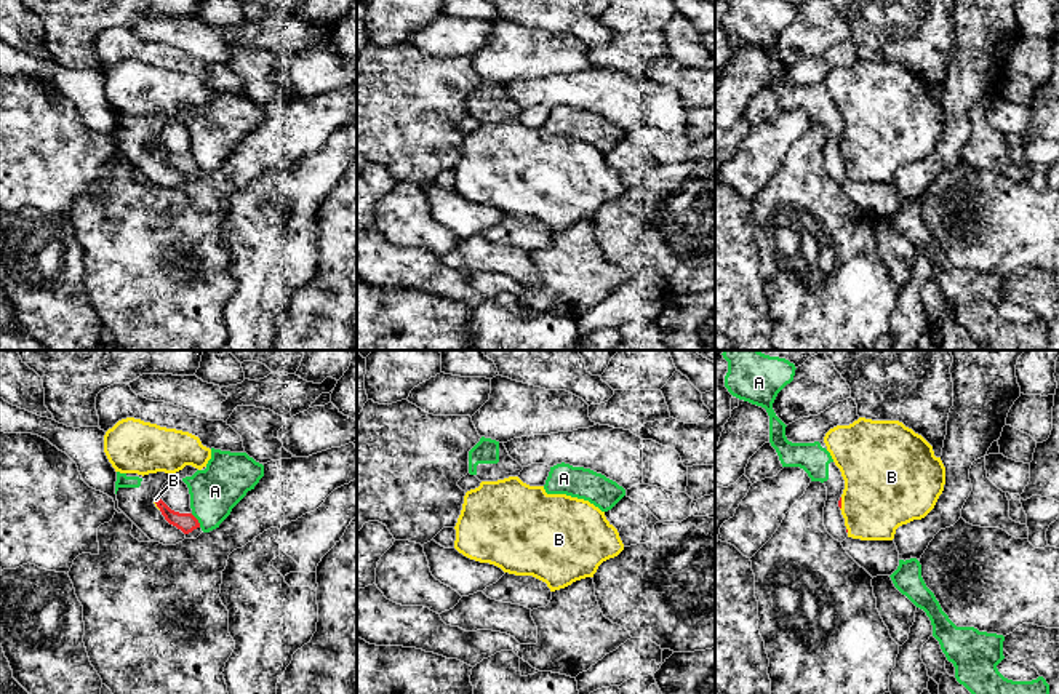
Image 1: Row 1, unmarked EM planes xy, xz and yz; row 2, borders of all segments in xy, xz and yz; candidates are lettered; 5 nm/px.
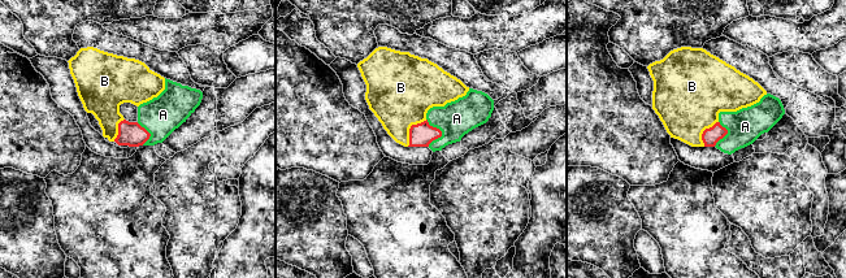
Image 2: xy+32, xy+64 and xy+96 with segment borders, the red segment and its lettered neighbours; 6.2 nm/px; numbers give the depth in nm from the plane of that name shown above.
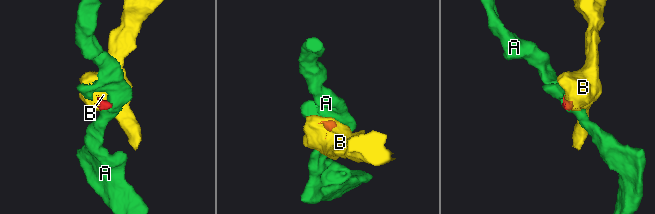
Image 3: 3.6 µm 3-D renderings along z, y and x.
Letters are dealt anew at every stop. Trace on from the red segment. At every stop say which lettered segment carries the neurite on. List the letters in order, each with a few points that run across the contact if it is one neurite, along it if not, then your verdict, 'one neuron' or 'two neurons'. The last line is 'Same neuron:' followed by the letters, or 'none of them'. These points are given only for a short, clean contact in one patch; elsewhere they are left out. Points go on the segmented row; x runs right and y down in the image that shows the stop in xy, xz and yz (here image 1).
A: line xy (191, 514), (200, 526); two neurons
B: one neuron
Same neuron: B

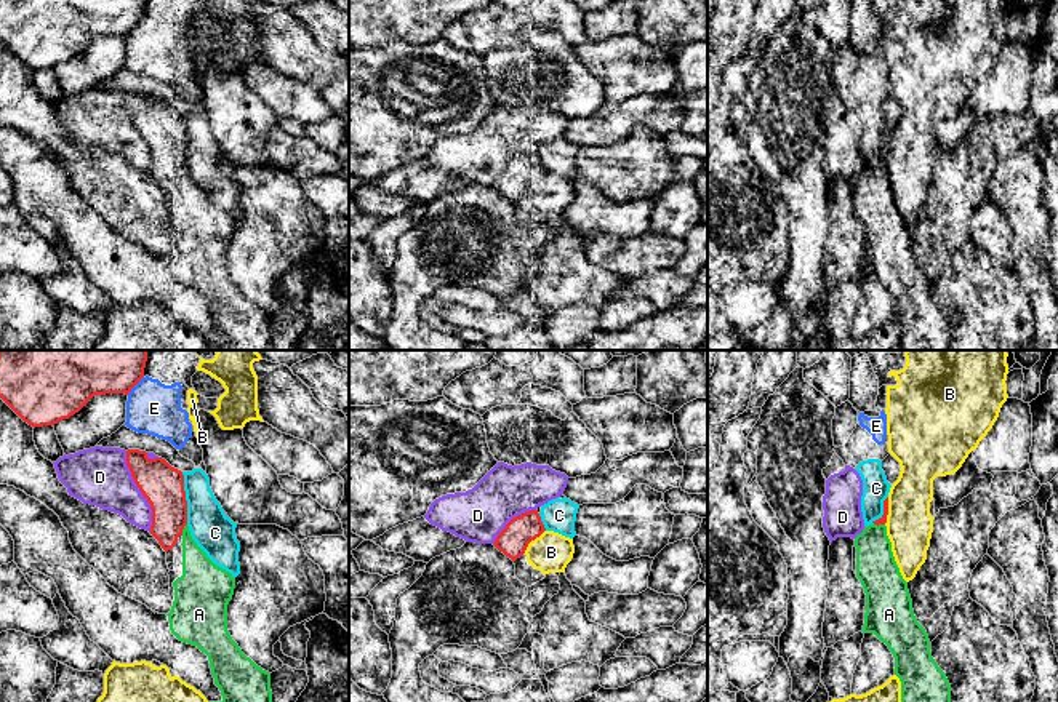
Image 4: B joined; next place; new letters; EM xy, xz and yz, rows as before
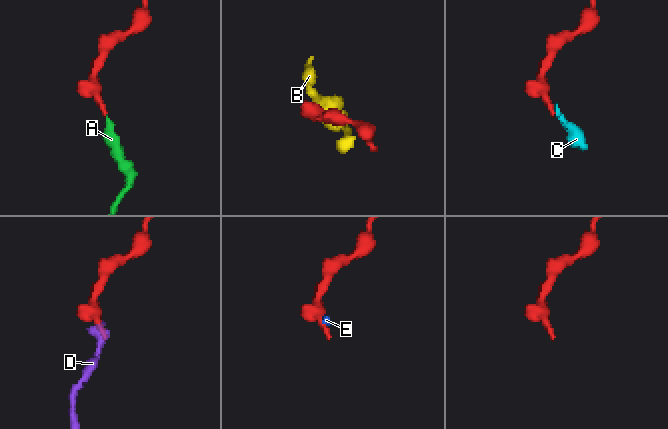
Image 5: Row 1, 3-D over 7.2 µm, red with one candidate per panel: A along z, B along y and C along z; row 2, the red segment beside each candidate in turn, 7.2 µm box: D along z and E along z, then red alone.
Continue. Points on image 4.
A: one neuron
B: two neurons
C: two neurons
D: two neurons
E: two neurons
Same neuron: A

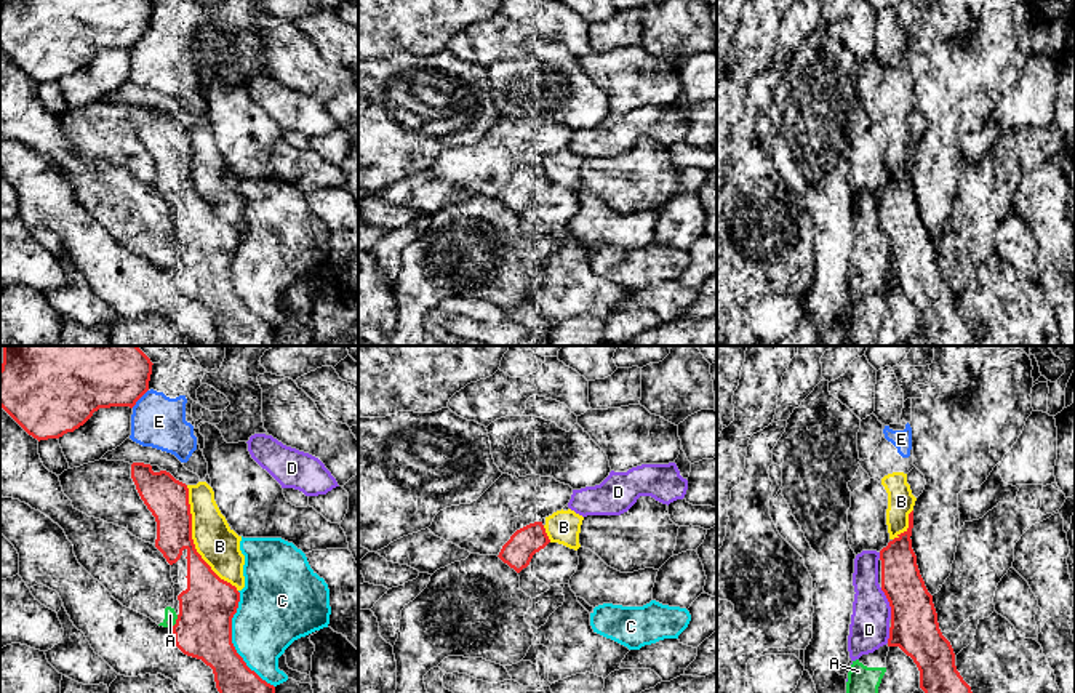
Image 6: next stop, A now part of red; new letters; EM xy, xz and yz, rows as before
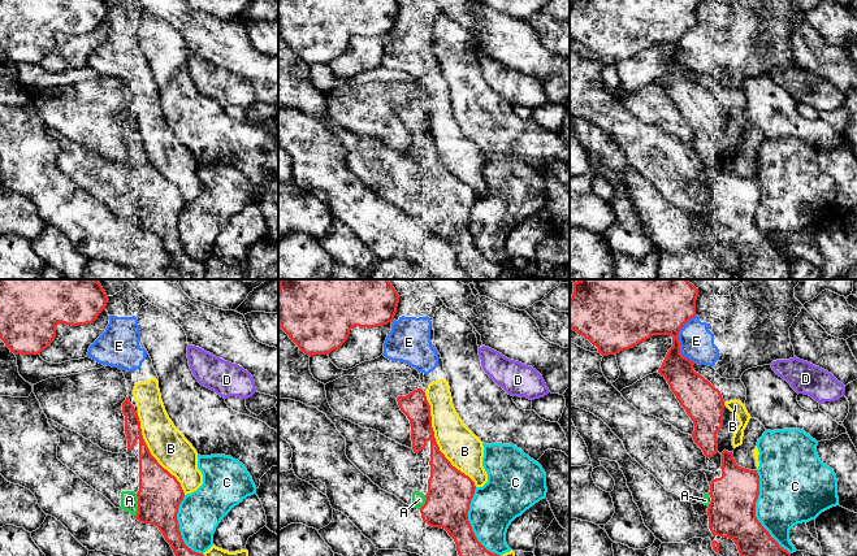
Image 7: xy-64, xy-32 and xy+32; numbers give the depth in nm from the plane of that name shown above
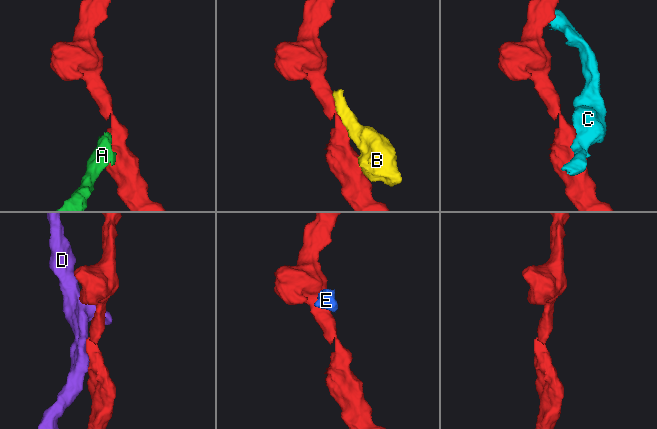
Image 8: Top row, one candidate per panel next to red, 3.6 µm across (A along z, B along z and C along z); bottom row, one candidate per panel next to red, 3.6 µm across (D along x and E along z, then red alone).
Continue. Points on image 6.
A: two neurons
B: two neurons
C: two neurons
D: two neurons
E: two neurons
Same neuron: none of them

